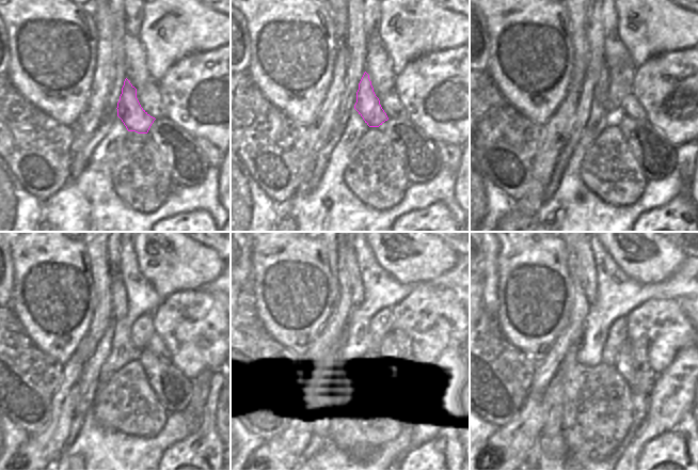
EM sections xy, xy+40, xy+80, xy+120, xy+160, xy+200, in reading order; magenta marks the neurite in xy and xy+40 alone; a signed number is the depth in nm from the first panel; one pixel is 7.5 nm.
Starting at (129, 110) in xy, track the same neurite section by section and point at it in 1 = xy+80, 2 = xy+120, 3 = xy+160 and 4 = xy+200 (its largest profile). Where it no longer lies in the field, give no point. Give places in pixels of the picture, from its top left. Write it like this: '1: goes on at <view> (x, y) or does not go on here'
1: goes on at xy+80 (601, 93)
2: goes on at xy+120 (119, 299)
3: goes on at xy+160 (354, 283)
4: goes on at xy+200 (584, 253)

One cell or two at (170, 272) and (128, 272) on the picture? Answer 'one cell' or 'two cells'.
two cells

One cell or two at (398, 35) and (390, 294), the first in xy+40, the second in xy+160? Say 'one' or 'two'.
two

